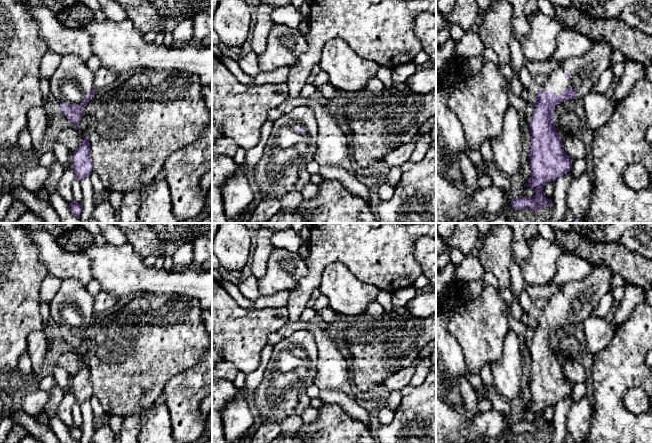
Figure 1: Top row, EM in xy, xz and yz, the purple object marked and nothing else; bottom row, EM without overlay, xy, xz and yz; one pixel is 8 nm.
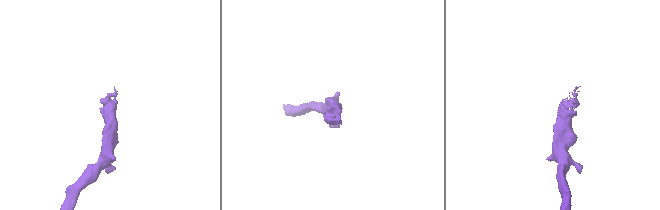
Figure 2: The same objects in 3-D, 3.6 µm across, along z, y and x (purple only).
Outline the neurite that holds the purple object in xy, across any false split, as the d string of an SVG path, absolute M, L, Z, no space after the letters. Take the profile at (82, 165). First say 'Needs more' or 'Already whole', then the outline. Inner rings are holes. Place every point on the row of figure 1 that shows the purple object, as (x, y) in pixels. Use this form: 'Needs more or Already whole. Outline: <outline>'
Already whole. Outline: M85 137L78 149L73 152L72 170L78 180L89 177L92 173L91 148L88 138Z

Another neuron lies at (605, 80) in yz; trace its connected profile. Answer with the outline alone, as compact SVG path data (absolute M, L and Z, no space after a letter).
M611 68L605 70L599 77L596 87L593 89L595 93L605 93L611 86L613 80L613 71Z

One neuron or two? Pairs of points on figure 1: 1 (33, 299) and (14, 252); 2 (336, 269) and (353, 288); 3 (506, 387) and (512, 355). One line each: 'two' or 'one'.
1: one
2: one
3: one

